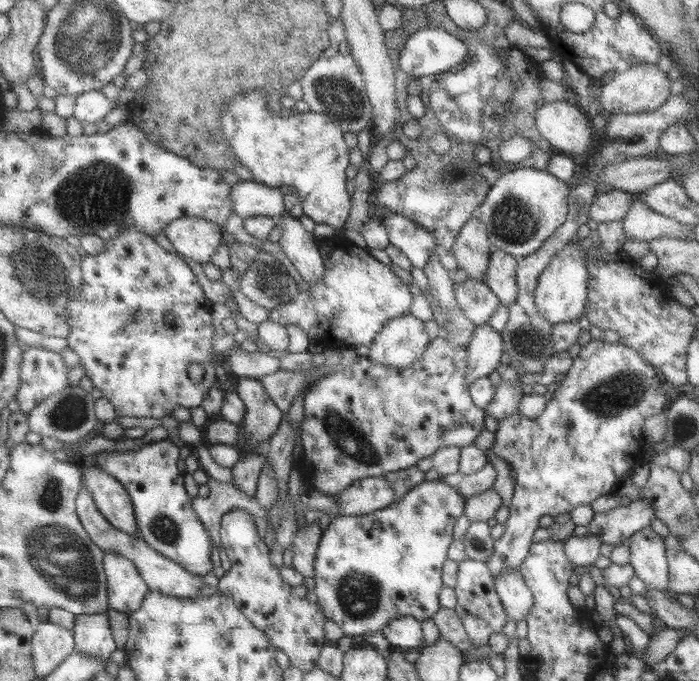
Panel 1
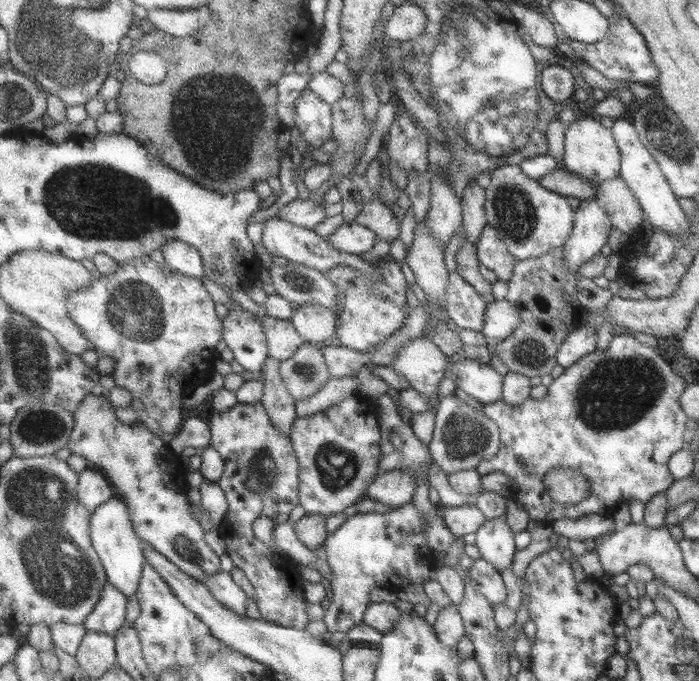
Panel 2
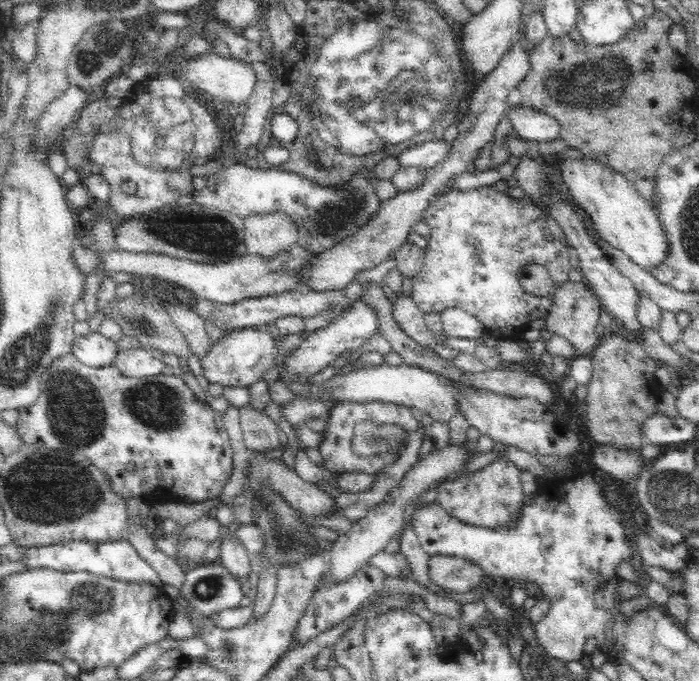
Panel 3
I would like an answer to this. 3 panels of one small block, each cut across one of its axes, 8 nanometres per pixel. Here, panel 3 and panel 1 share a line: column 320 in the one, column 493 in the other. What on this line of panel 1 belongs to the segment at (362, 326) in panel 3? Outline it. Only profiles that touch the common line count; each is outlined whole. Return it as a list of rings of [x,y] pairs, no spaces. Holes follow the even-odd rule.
[[[482,325],[475,328],[475,334],[469,342],[469,369],[467,369],[467,384],[475,384],[475,380],[489,376],[501,366],[503,358],[504,339],[502,332],[493,326]]]

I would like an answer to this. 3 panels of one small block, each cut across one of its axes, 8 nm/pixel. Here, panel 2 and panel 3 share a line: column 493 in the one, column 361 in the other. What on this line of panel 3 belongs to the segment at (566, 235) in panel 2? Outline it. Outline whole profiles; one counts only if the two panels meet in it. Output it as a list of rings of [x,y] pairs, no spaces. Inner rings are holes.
[[[230,163],[217,173],[206,178],[206,184],[200,190],[194,190],[194,202],[205,207],[226,210],[246,218],[252,214],[264,214],[274,210],[287,210],[292,218],[295,218],[299,227],[307,229],[309,236],[313,239],[313,246],[323,250],[333,247],[344,238],[354,236],[365,222],[380,208],[381,200],[376,195],[375,189],[367,181],[361,181],[358,174],[354,174],[348,183],[337,189],[324,187],[316,181],[310,181],[294,172],[272,169],[254,169],[240,163]]]

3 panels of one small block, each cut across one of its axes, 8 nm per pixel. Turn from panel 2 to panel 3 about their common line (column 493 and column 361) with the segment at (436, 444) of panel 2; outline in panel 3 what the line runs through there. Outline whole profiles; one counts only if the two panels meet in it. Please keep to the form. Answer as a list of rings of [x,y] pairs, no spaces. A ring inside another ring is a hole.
[[[360,420],[352,428],[351,450],[359,458],[382,458],[393,456],[397,459],[408,448],[409,430],[393,422],[374,422],[373,420]]]

